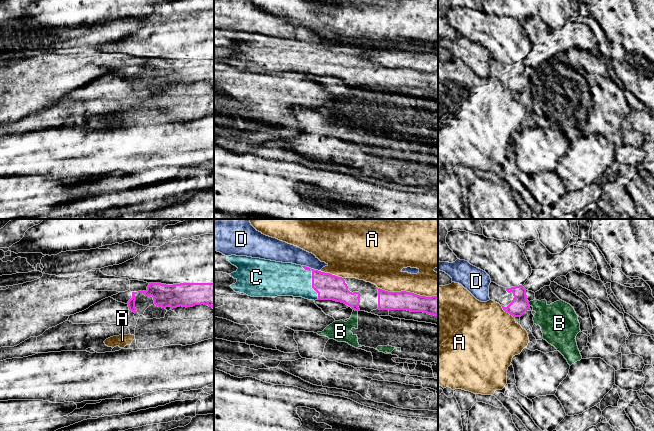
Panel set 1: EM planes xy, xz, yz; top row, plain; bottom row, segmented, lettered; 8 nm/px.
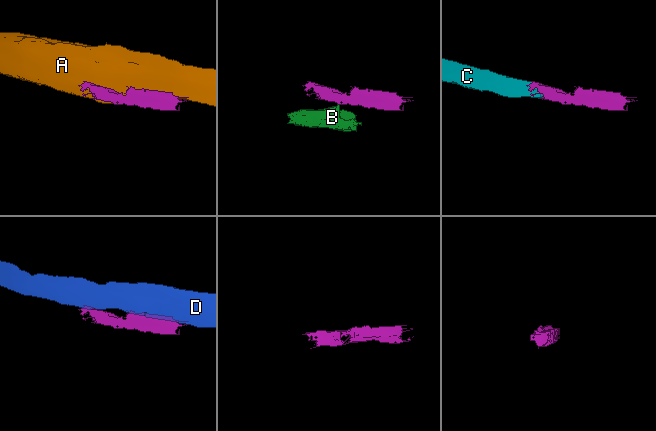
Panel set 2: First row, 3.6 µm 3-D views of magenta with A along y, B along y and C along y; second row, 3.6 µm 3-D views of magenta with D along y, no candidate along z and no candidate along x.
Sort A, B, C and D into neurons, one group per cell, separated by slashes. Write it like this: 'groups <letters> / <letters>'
groups A / B / C / D

